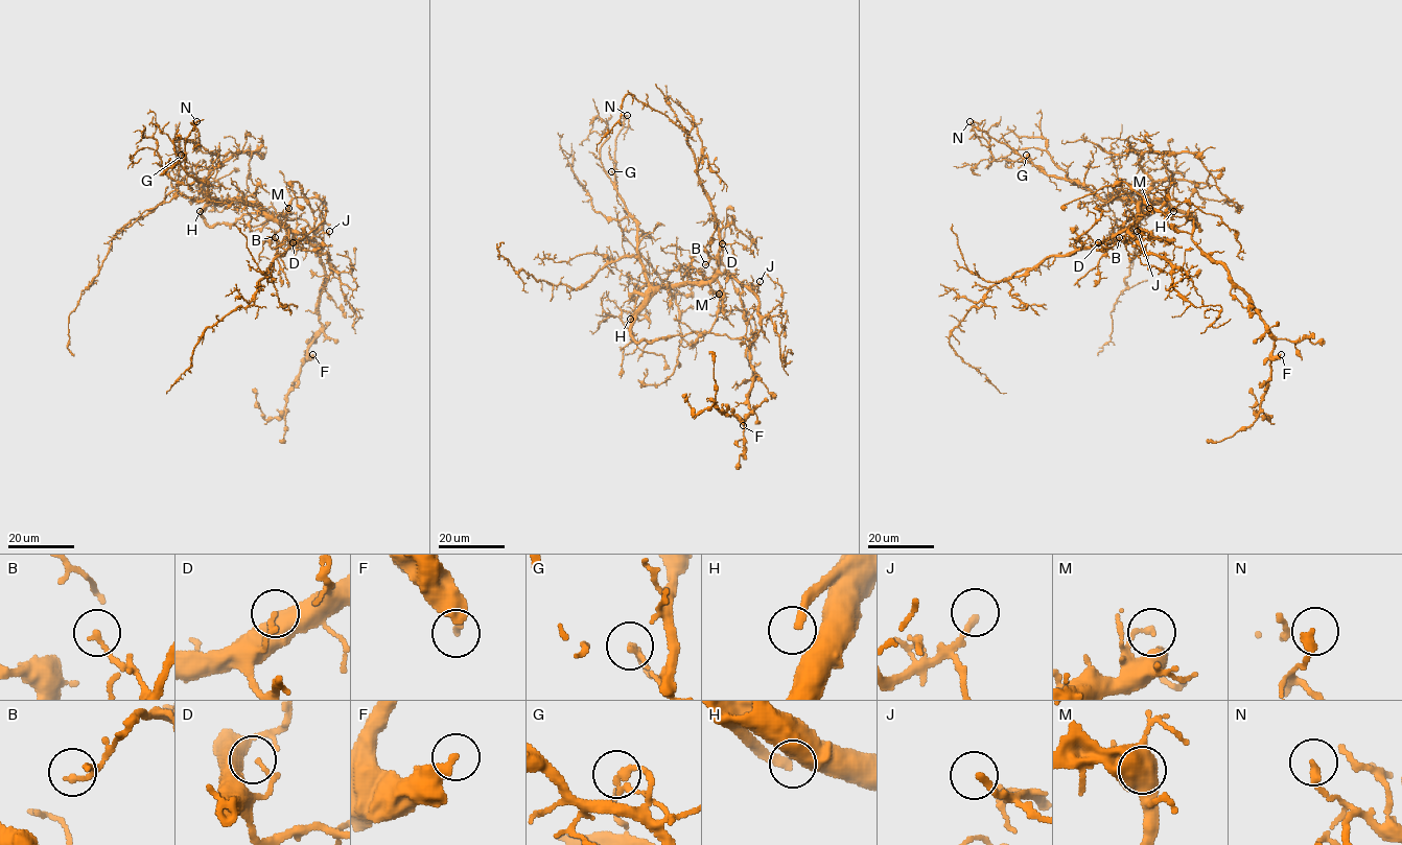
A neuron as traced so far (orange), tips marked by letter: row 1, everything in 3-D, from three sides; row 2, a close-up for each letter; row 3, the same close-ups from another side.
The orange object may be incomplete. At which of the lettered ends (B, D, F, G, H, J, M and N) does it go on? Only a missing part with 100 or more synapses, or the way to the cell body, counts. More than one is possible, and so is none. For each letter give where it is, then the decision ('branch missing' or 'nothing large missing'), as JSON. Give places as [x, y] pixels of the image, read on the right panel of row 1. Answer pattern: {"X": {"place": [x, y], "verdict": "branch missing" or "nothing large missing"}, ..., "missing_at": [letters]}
{"B": {"place": [1119, 237], "verdict": "nothing large missing"}, "D": {"place": [1098, 242], "verdict": "nothing large missing"}, "F": {"place": [1281, 354], "verdict": "nothing large missing"}, "G": {"place": [1026, 155], "verdict": "nothing large missing"}, "H": {"place": [1173, 211], "verdict": "branch missing"}, "J": {"place": [1137, 231], "verdict": "nothing large missing"}, "M": {"place": [1149, 208], "verdict": "nothing large missing"}, "N": {"place": [970, 121], "verdict": "nothing large missing"}, "missing_at": ["H"]}

